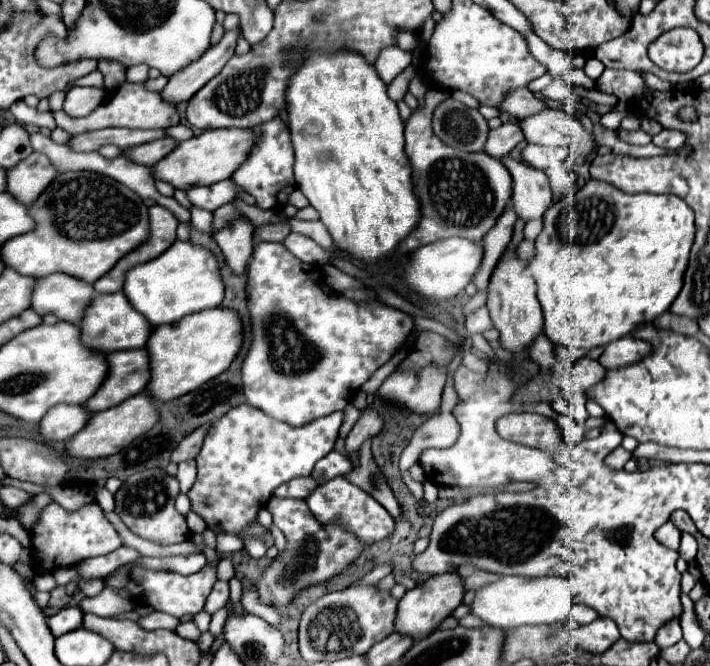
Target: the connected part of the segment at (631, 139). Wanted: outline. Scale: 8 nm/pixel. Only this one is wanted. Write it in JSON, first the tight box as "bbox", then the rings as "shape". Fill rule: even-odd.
{"bbox":[618,129,652,145],"shape":[[[618,129],[620,133],[620,139],[626,141],[626,143],[632,143],[632,145],[648,145],[652,141],[652,137],[644,131],[624,131],[624,129]]]}

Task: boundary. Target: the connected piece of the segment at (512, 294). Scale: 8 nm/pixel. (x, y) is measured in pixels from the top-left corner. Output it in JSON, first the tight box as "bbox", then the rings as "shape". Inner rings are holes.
{"bbox":[486,251,542,351],"shape":[[[506,251],[496,269],[492,271],[490,285],[488,285],[488,301],[486,307],[490,311],[490,317],[494,321],[494,327],[500,331],[500,343],[508,351],[522,351],[528,349],[530,343],[536,339],[538,333],[542,333],[542,309],[536,299],[536,283],[532,277],[526,277],[526,261],[518,257],[518,251]]]}

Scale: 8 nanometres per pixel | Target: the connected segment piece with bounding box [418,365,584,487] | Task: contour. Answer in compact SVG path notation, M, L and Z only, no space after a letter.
M460 365L454 371L452 381L454 381L454 389L458 393L458 403L452 409L452 413L460 423L460 437L448 449L424 449L418 459L426 477L432 477L428 481L432 481L434 485L498 487L498 485L510 483L510 481L532 481L534 483L540 477L544 477L546 473L550 473L554 469L554 463L548 457L548 453L534 449L534 447L506 441L496 433L496 427L494 427L496 421L508 413L532 411L532 413L540 413L544 417L554 419L562 427L564 439L570 447L574 447L576 443L580 443L584 439L584 429L572 417L556 413L548 401L534 401L534 403L512 401L514 393L520 389L522 381L514 379L512 375L508 375L496 367L488 369L486 373L476 373L476 371L470 371L468 367Z

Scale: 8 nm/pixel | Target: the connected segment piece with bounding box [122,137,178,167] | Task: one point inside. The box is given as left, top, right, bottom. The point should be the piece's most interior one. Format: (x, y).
(147, 154)

